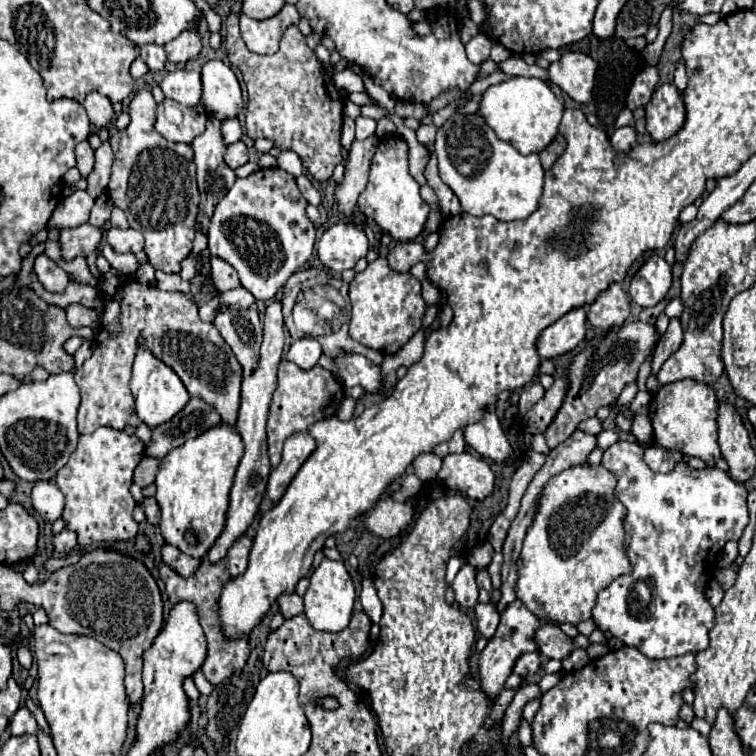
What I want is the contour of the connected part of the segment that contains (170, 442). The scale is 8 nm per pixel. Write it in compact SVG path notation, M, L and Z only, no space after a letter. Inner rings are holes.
M194 395L172 421L152 429L152 443L146 447L146 455L164 459L174 447L180 447L182 443L186 443L186 439L194 439L202 435L202 431L208 431L218 423L218 411L214 411L214 407L206 405L204 399L198 399Z

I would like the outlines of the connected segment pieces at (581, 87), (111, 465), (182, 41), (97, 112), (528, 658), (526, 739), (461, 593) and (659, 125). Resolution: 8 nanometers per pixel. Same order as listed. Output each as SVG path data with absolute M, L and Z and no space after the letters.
M566 51L562 59L548 69L552 83L556 83L576 103L588 103L594 91L596 61L584 53Z
M98 427L90 435L80 435L78 449L68 463L56 473L54 483L66 497L62 519L68 531L78 535L82 549L92 549L100 543L130 541L138 533L138 523L132 519L136 507L130 485L134 469L144 457L144 447L136 435L126 435L112 427Z
M194 29L184 31L180 37L176 37L174 41L166 43L166 53L168 53L168 61L172 63L186 63L188 59L194 59L200 53L200 35Z
M90 93L84 101L84 109L88 113L88 119L90 123L96 127L96 129L102 129L102 127L108 127L110 121L114 119L114 109L112 109L112 103L108 97L100 95L100 93Z
M524 653L524 655L516 661L516 665L514 665L514 673L516 673L516 675L522 675L522 677L532 675L532 673L536 673L538 669L540 669L540 655L538 655L538 653Z
M524 719L520 721L518 737L520 737L520 745L522 745L522 747L532 747L532 727L530 727Z
M464 565L452 583L456 601L462 609L474 609L478 603L478 585L474 577L476 577L476 567Z
M674 83L660 85L646 109L646 131L654 141L666 141L682 129L686 119L686 107L680 91Z

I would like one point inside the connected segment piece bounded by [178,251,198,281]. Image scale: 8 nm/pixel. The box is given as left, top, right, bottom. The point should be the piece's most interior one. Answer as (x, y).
(187, 268)

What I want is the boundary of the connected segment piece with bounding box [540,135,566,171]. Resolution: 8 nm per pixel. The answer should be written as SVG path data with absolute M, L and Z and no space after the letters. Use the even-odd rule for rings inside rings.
M556 135L556 139L540 153L540 161L542 161L542 167L548 171L554 163L556 163L556 159L562 155L562 151L566 149L566 141L564 141L564 137L562 135Z

